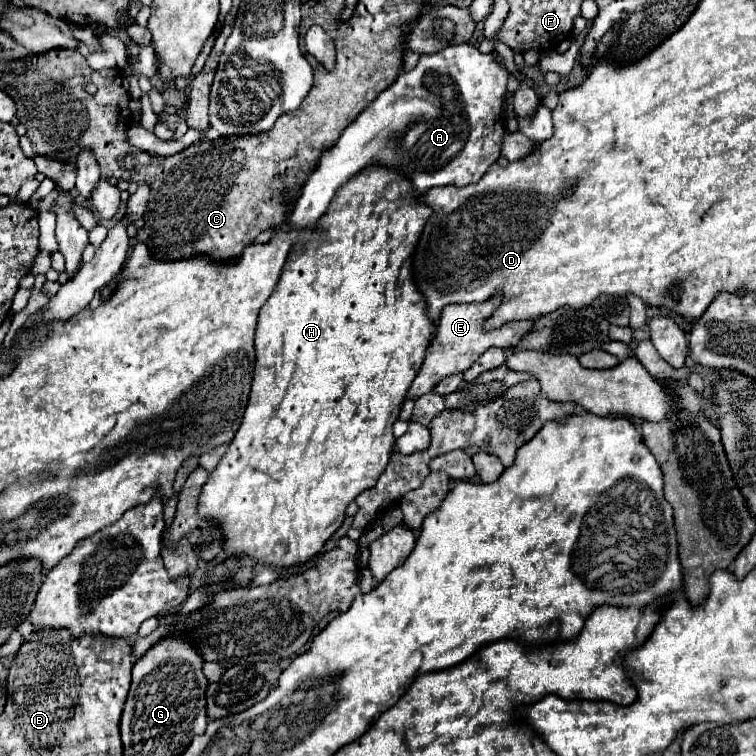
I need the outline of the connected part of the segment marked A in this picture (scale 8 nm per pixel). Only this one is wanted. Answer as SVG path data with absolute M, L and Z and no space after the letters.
M472 44L448 46L436 54L420 54L416 68L410 72L400 72L394 84L390 84L384 92L380 92L378 98L370 102L358 114L358 118L344 128L342 136L334 142L334 146L320 154L316 168L308 174L306 182L300 188L300 194L292 198L290 192L284 192L288 208L286 226L312 228L328 210L338 188L368 166L384 166L400 172L412 182L412 186L420 194L434 186L448 184L468 186L478 182L486 174L488 166L500 158L498 144L502 142L504 132L500 104L506 92L506 80L508 72L500 68L490 54L482 54Z

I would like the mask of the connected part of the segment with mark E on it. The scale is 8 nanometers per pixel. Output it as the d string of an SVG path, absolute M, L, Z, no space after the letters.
M494 296L494 300L480 302L480 304L450 304L442 310L440 320L438 320L438 330L436 330L434 338L430 340L424 364L406 394L408 400L418 400L426 392L434 390L434 386L444 376L450 376L454 372L466 372L478 360L478 356L482 352L486 352L488 348L492 348L492 346L510 348L510 344L516 344L518 336L522 336L522 332L526 332L526 328L530 328L530 320L526 320L526 322L510 322L510 324L504 324L502 328L490 330L490 332L484 330L482 320L486 316L490 316L490 312L494 312L494 308L498 308L498 296Z

